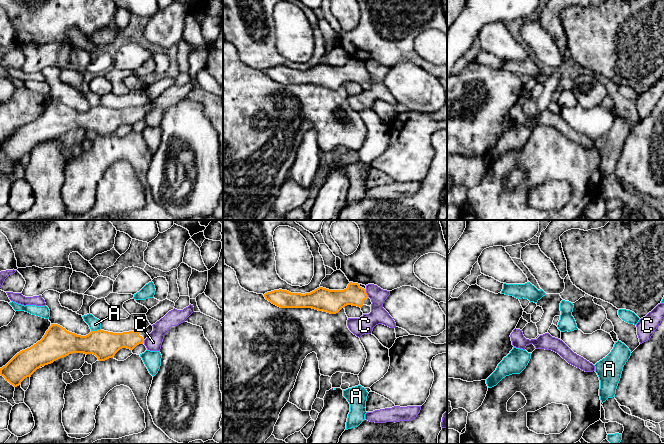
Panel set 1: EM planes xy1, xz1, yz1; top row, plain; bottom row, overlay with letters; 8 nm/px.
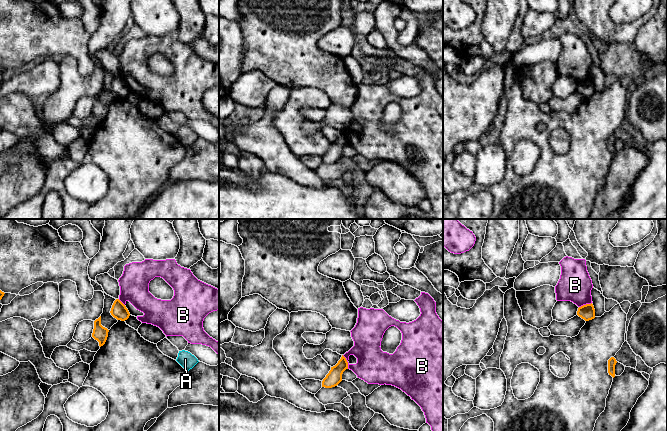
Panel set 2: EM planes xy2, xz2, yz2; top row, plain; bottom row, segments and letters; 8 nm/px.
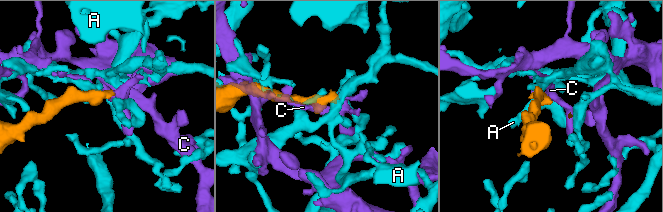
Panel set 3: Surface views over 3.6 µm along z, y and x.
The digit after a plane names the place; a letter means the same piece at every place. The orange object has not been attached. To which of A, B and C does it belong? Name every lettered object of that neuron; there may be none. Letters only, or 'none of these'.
none of these

